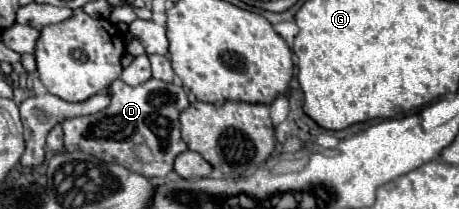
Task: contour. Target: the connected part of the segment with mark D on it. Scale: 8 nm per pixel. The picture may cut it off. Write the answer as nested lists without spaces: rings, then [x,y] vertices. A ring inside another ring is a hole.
[[[116,79],[110,83],[106,93],[110,95],[110,105],[104,111],[62,121],[64,149],[86,151],[96,159],[130,167],[130,171],[138,171],[146,177],[166,177],[174,167],[176,155],[188,149],[188,145],[180,139],[178,123],[178,115],[190,105],[186,91],[158,79],[148,79],[138,87],[130,87]],[[136,147],[148,147],[152,161],[142,161],[134,151]]]

